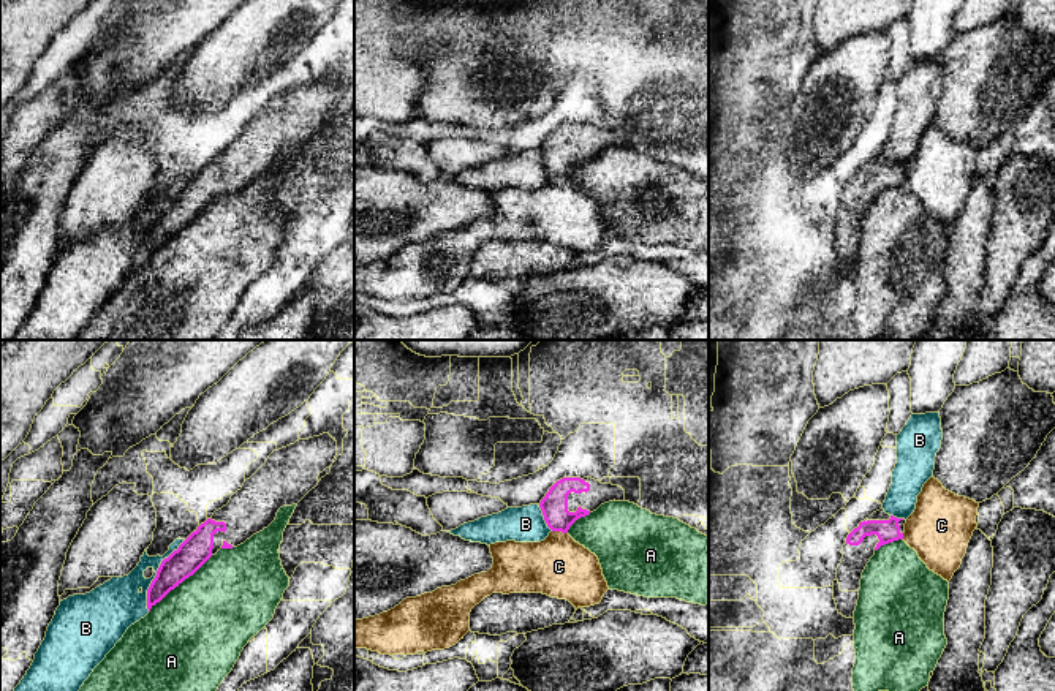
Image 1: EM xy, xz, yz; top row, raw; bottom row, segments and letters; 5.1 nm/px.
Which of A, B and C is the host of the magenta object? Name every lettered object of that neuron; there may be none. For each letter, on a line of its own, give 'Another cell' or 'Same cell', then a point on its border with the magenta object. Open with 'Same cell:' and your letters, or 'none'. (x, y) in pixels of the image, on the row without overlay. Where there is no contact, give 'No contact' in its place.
Same cell: none
A: Another cell. Touches magenta at xy (179, 228)
B: Another cell. Touches magenta at xy (157, 220)
C: Another cell. Touches magenta at xz (560, 176)

